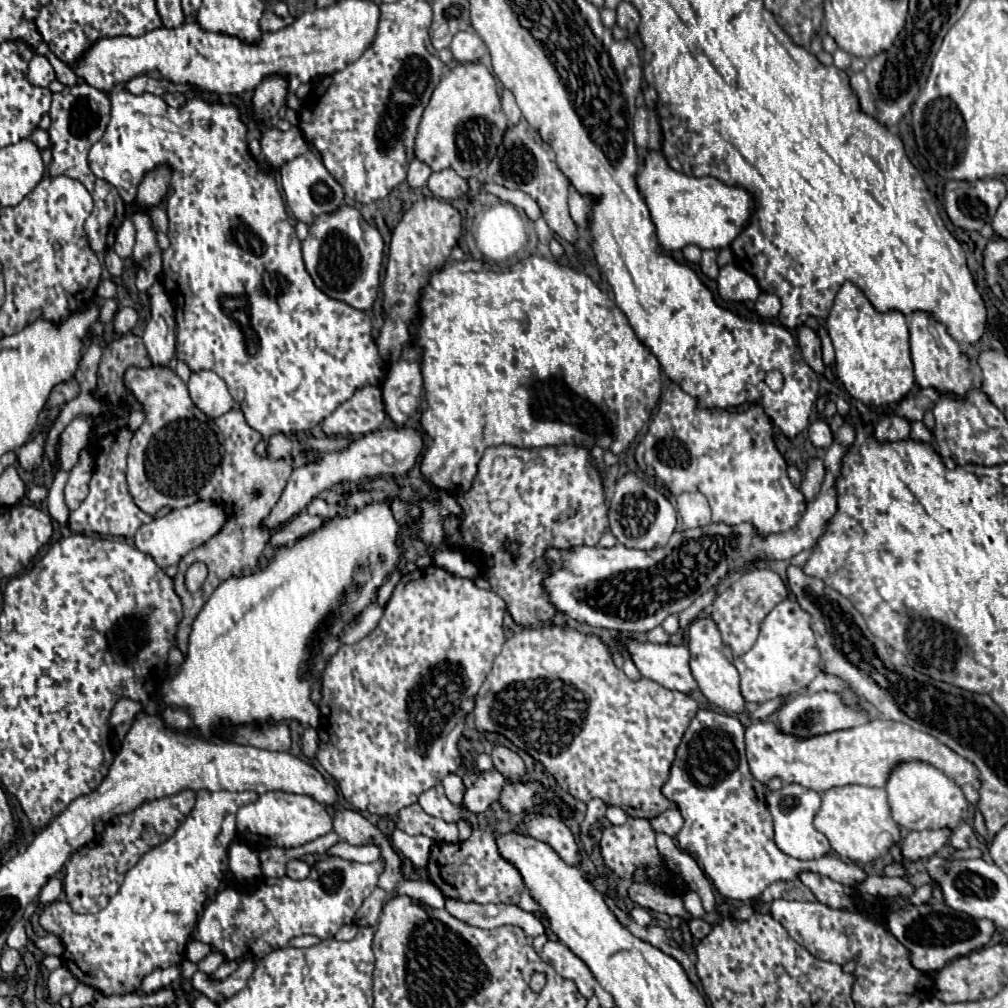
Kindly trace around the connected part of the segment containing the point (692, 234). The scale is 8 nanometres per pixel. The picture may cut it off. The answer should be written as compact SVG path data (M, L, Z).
M650 150L644 158L642 170L636 174L636 186L648 204L664 252L676 252L688 244L702 250L728 248L748 222L754 204L754 198L742 188L726 186L712 176L696 178L672 170L658 150Z

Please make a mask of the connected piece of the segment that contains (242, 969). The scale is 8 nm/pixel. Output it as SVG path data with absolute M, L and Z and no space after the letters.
M246 960L238 966L238 970L228 976L226 980L210 980L208 974L204 972L196 972L194 978L192 978L192 986L202 992L206 998L210 998L214 1004L222 1004L224 1000L232 998L236 992L240 992L244 988L244 984L248 982L248 976L252 974L254 970L254 962L252 960Z

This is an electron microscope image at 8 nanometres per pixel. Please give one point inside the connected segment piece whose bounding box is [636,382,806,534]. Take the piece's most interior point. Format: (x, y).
(730, 457)

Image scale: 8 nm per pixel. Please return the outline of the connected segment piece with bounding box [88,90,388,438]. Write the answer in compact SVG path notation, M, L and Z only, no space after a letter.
M126 90L112 92L110 100L112 100L110 124L108 124L104 136L88 152L90 170L98 178L116 186L116 190L120 192L120 196L126 204L130 202L130 180L142 180L146 172L154 170L160 164L168 164L168 168L172 172L170 192L166 196L166 212L168 212L168 232L166 232L166 236L170 238L170 248L162 252L162 282L164 282L168 296L172 298L172 306L174 306L174 312L176 312L176 356L178 356L178 360L184 360L190 366L192 372L212 370L222 380L226 380L226 386L228 386L232 398L240 404L242 412L246 414L246 422L254 430L258 430L264 438L270 438L272 434L278 434L278 432L288 434L288 432L310 430L316 424L320 424L328 414L332 414L344 400L348 400L358 388L384 384L388 366L380 358L378 348L374 344L372 324L370 324L368 314L362 312L362 310L356 310L356 308L352 308L352 306L348 306L340 300L332 300L330 296L326 296L324 292L320 292L314 286L312 278L308 276L308 272L304 268L300 240L296 238L294 226L288 222L286 206L284 206L284 200L278 192L274 174L272 174L272 170L260 166L248 150L248 142L246 142L248 128L242 122L240 110L234 104L220 104L220 102L212 104L212 102L206 102L200 96L188 98L186 104L180 106L180 108L172 108L160 96L154 96L154 94L132 96Z

